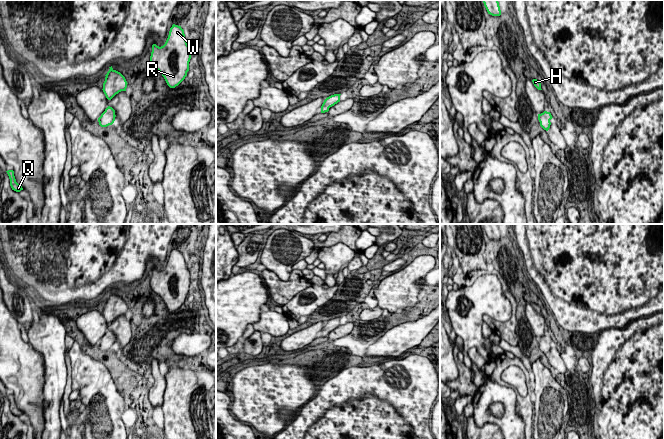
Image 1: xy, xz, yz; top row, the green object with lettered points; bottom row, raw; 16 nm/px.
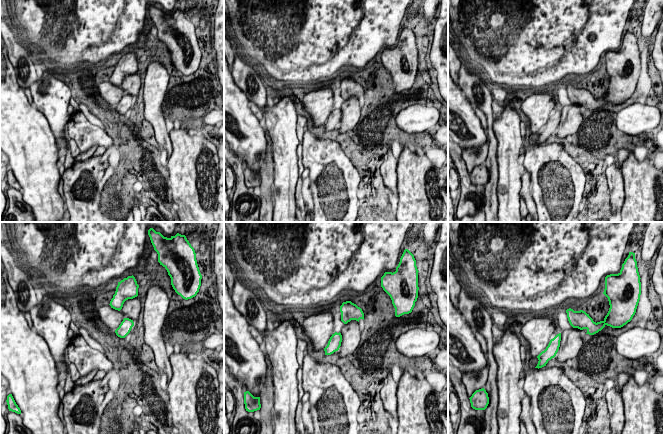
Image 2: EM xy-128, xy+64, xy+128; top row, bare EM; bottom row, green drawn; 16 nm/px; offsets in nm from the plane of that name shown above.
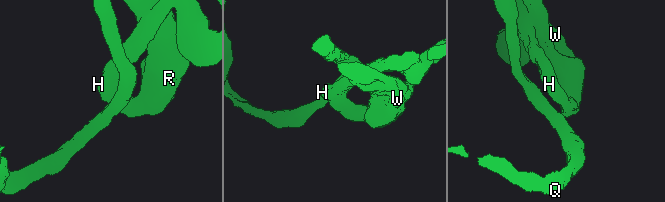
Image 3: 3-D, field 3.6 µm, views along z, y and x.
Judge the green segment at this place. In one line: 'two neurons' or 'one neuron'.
one neuron

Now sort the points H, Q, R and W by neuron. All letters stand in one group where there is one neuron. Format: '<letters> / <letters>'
H Q R W

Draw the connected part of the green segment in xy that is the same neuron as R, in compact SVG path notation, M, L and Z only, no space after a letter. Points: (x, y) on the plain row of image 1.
M172 249L163 270L152 269L150 286L170 312L175 312L185 303L190 283L190 272L181 250Z

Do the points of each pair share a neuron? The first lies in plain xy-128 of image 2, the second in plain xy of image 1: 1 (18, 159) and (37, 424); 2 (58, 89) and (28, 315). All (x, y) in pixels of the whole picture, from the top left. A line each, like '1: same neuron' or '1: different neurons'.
1: same neuron
2: different neurons

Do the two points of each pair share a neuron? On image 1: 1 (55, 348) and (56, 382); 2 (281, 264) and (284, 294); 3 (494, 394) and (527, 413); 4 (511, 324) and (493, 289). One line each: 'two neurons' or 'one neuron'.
1: one neuron
2: two neurons
3: two neurons
4: two neurons

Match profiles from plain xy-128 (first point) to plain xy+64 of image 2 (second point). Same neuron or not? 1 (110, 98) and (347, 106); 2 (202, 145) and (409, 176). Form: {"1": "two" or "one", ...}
{"1": "two", "2": "one"}

